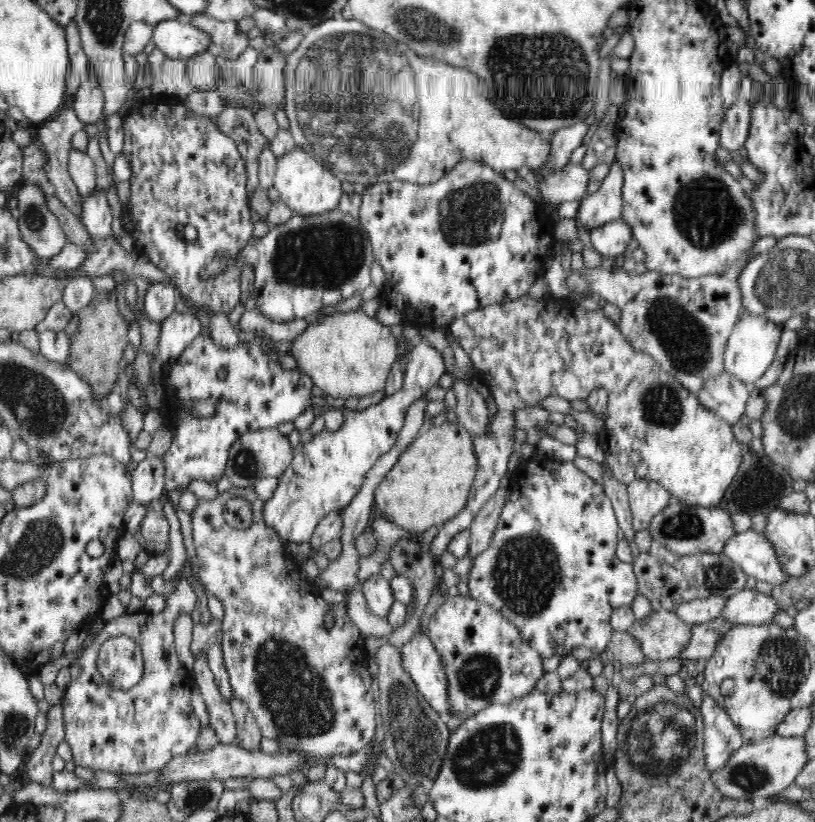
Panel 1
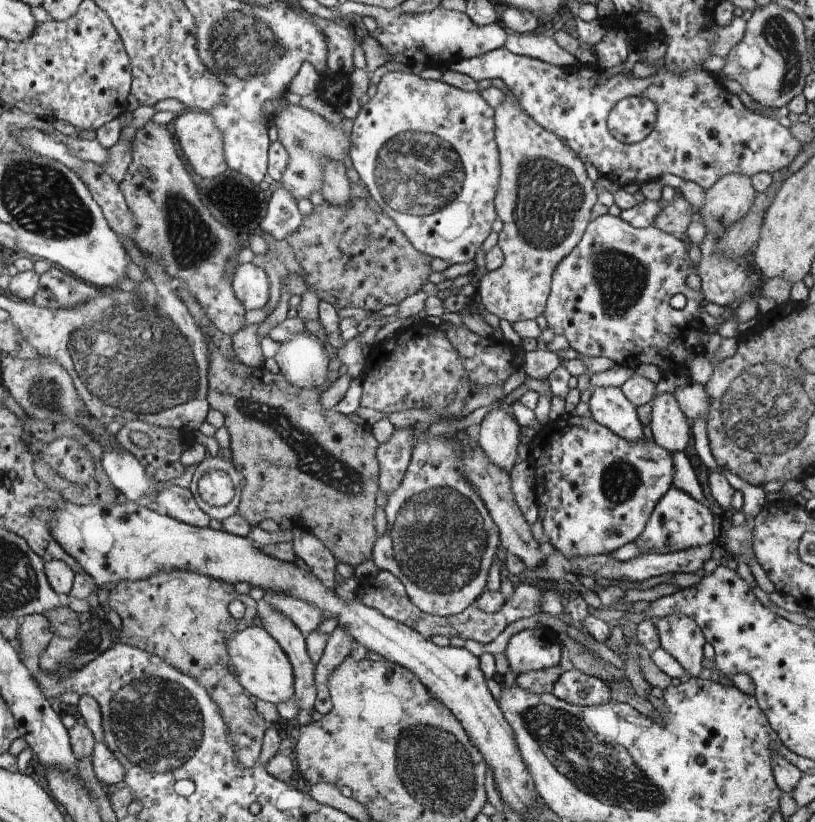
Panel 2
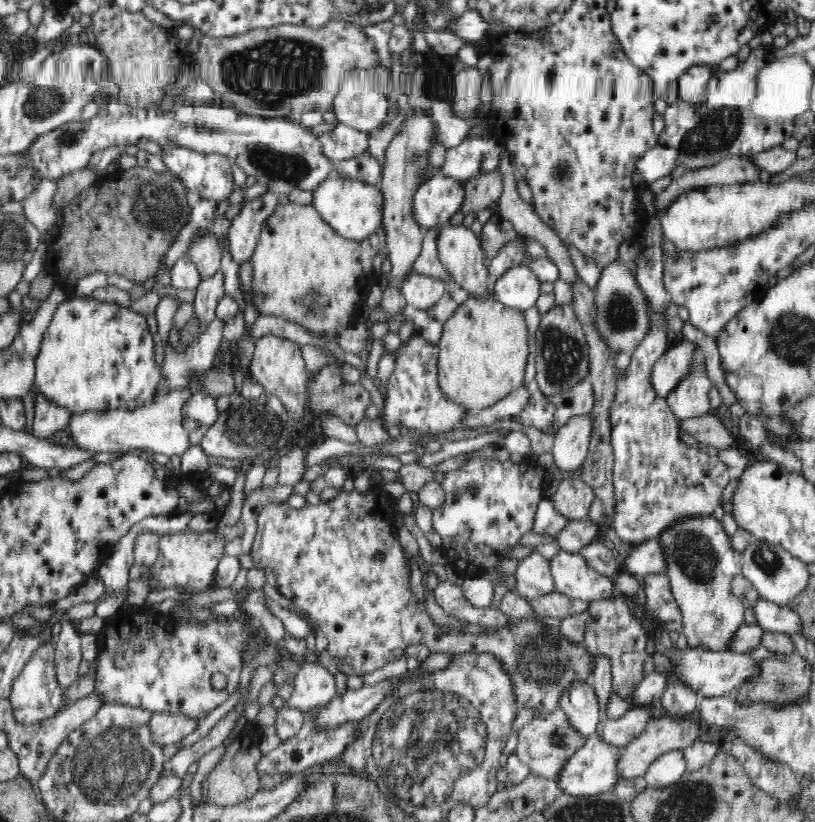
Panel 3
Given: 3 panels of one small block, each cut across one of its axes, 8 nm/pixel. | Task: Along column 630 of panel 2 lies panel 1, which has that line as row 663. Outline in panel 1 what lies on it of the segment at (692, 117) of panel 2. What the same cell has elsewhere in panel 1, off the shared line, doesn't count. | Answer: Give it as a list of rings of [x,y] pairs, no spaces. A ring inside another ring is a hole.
[[[179,573],[175,581],[175,592],[167,597],[166,608],[159,614],[146,612],[128,613],[128,620],[124,615],[105,622],[103,629],[97,634],[92,643],[83,648],[82,654],[69,666],[71,672],[70,683],[65,688],[61,699],[63,721],[65,726],[65,740],[72,751],[75,765],[86,766],[96,771],[108,771],[119,774],[144,774],[151,770],[158,770],[168,764],[172,758],[189,754],[189,749],[197,744],[199,734],[203,730],[198,717],[190,703],[192,694],[192,672],[180,662],[175,649],[173,628],[178,614],[191,614],[197,609],[197,600],[190,583]],[[116,636],[133,638],[141,648],[143,656],[143,675],[138,684],[129,689],[114,689],[108,685],[97,669],[97,656],[101,644]]]

